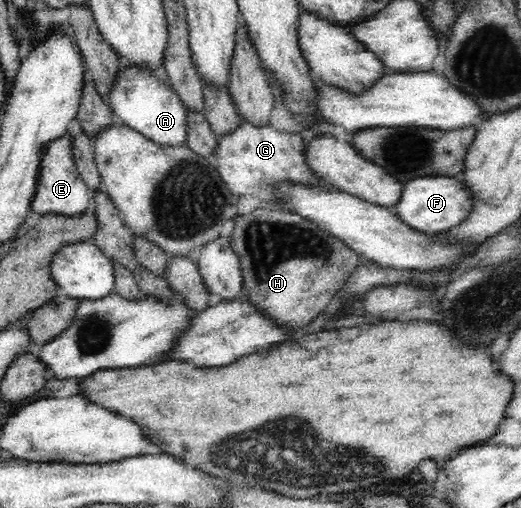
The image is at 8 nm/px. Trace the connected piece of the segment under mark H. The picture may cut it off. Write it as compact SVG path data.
M277 207L259 208L237 216L229 238L230 246L240 259L247 299L273 316L282 327L290 329L304 326L313 316L319 315L319 311L323 311L331 303L332 296L343 287L344 281L359 265L359 253L353 251L344 241L325 233L315 222Z

